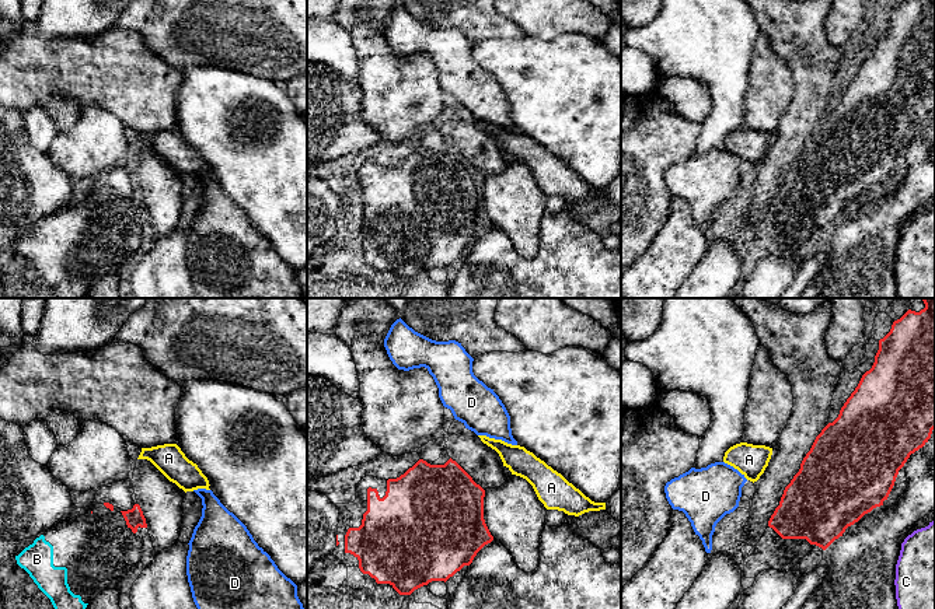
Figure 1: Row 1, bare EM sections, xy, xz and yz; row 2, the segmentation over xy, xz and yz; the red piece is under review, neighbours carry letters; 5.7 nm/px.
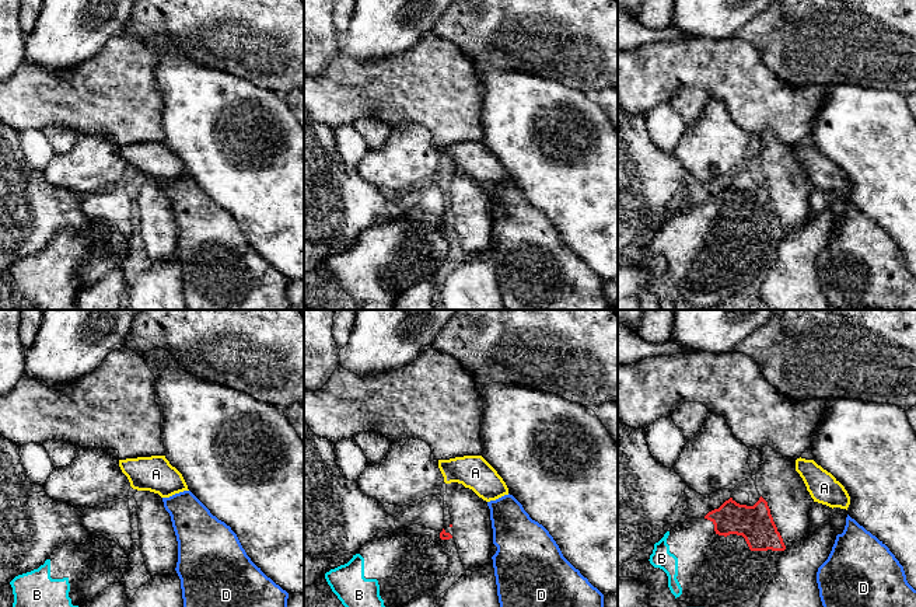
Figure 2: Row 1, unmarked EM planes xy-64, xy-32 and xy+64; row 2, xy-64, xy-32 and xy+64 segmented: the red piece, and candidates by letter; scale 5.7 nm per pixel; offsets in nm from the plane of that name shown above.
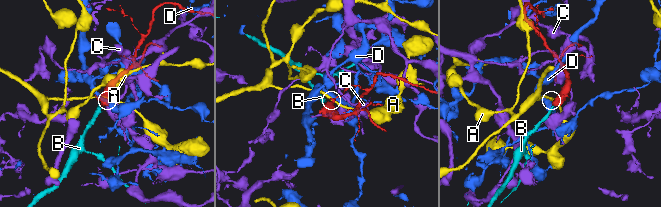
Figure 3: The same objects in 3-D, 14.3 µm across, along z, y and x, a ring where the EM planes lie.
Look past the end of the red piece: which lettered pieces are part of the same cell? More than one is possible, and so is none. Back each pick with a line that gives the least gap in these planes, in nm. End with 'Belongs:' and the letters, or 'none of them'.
B: gap 300 nm
Belongs: B

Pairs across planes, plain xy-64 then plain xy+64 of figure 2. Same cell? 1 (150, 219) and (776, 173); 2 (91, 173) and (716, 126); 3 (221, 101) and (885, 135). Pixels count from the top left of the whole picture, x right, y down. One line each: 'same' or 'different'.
1: same
2: same
3: same

